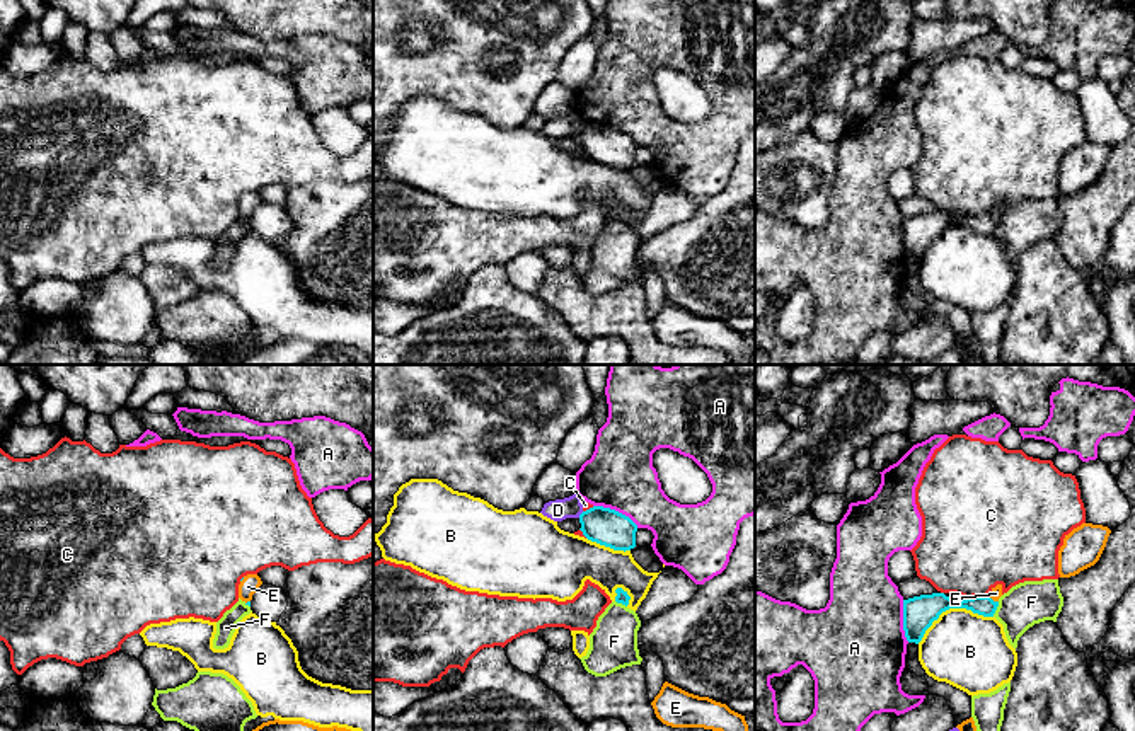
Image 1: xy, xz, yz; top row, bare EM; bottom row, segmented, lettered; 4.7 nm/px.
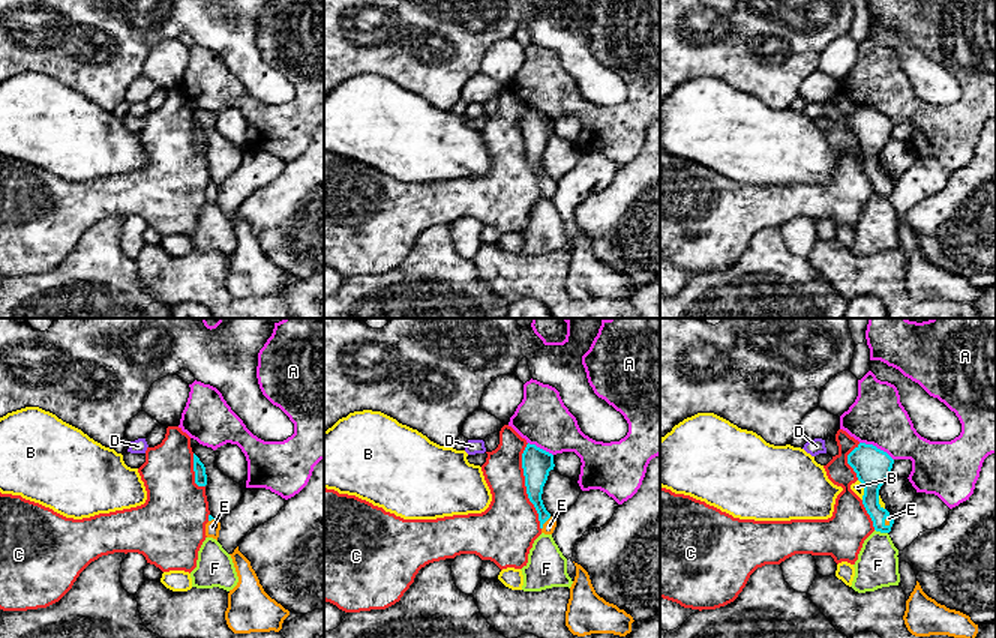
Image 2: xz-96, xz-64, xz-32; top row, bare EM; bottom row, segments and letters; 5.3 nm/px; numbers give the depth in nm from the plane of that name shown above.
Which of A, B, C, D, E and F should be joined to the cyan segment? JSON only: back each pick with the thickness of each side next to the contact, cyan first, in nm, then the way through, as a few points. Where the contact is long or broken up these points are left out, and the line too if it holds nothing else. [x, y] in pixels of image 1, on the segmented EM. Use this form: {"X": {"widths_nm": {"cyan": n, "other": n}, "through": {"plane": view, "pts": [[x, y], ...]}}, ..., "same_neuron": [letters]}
{"E": {"widths_nm": {"cyan": 100, "other": 60}, "through": {"plane": "yz", "pts": [[984, 605], [992, 600], [996, 593]]}}, "same_neuron": ["E"]}

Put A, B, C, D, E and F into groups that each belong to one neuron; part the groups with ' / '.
A / B / C / D / E / F

